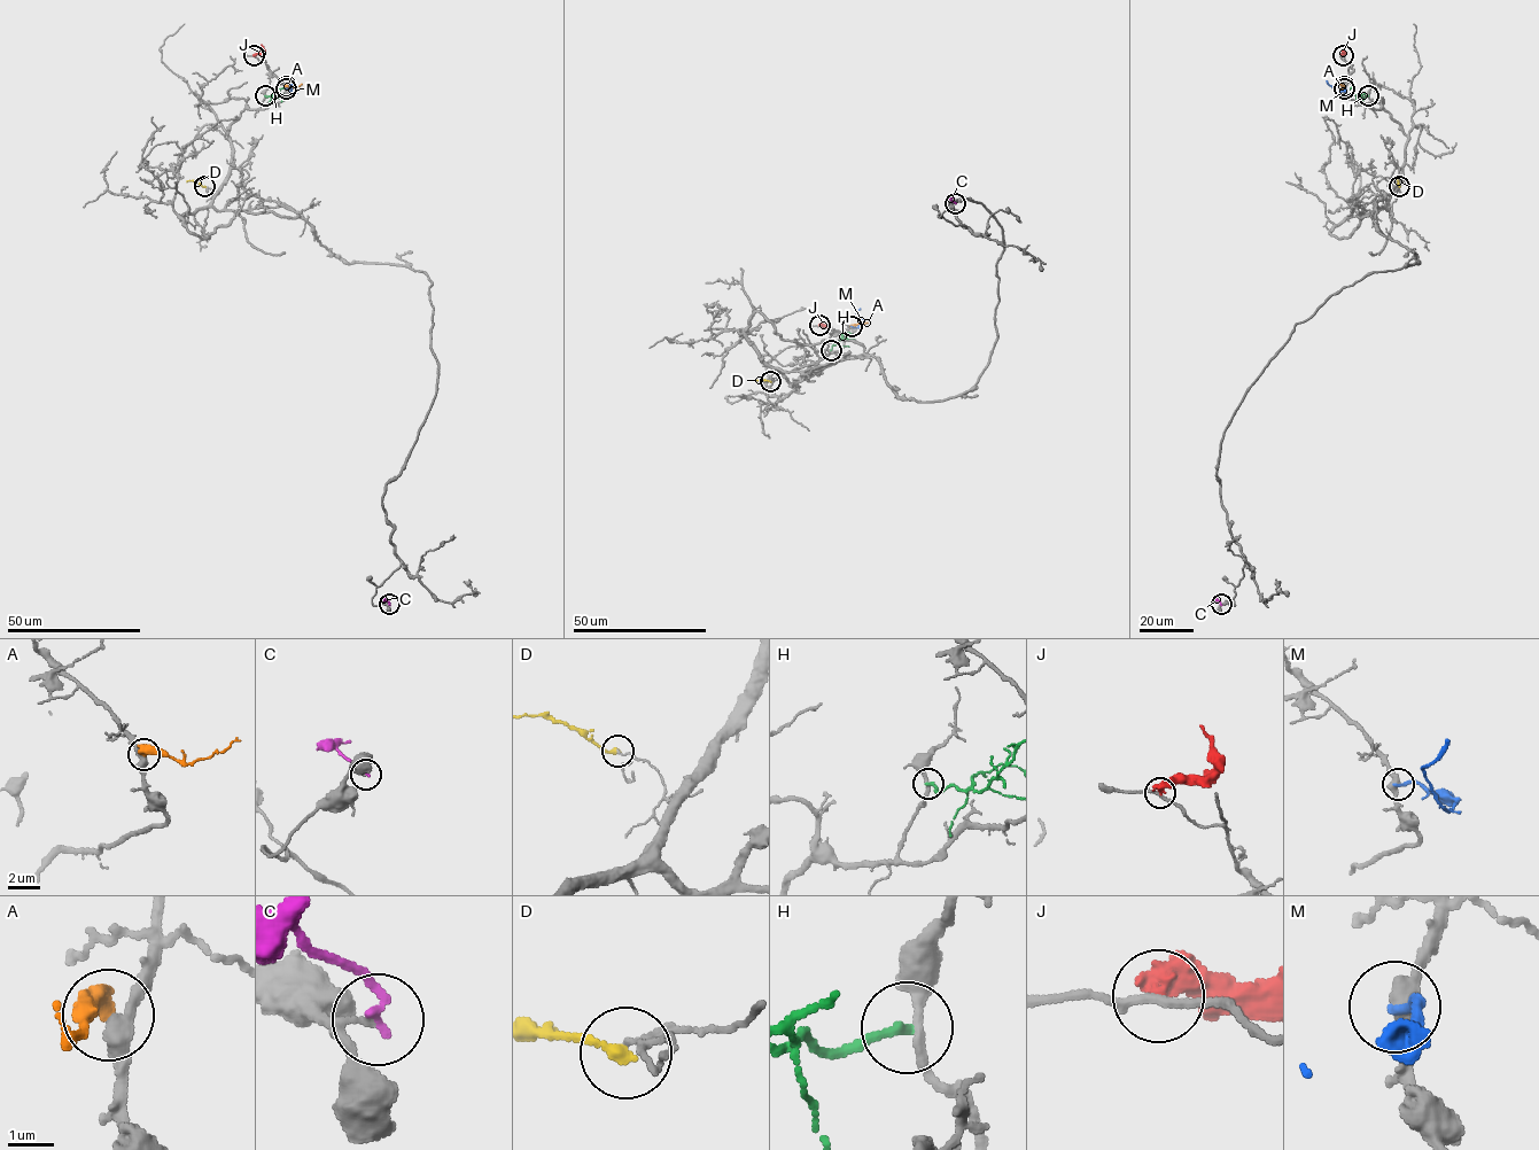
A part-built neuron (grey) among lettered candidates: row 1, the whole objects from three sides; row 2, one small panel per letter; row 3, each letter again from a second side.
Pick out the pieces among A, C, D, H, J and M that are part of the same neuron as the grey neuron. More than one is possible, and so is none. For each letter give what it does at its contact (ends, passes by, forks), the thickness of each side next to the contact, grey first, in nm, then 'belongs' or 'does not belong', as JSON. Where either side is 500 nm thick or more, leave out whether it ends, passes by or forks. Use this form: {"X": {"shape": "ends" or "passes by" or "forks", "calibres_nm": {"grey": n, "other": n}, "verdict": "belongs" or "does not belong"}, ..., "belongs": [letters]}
{"A": {"calibres_nm": {"grey": 360, "other": 550}, "verdict": "belongs"}, "C": {"shape": "ends", "calibres_nm": {"grey": 120, "other": 200}, "verdict": "does not belong"}, "D": {"shape": "ends", "calibres_nm": {"grey": 100, "other": 280}, "verdict": "does not belong"}, "H": {"shape": "ends", "calibres_nm": {"grey": 240, "other": 190}, "verdict": "does not belong"}, "J": {"shape": "ends", "calibres_nm": {"grey": 190, "other": 380}, "verdict": "does not belong"}, "M": {"shape": "ends", "calibres_nm": {"grey": 380, "other": 200}, "verdict": "does not belong"}, "belongs": ["A"]}

